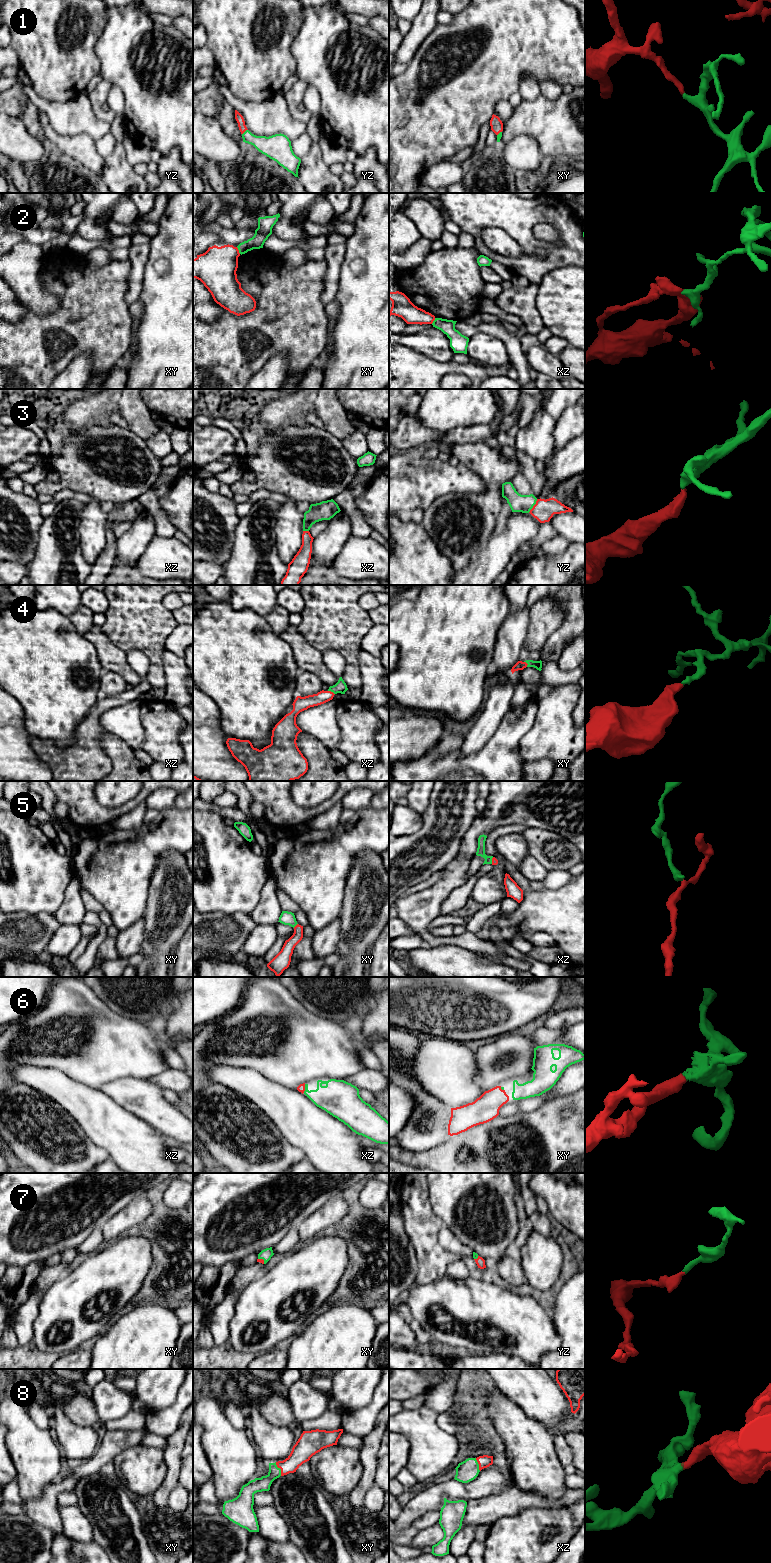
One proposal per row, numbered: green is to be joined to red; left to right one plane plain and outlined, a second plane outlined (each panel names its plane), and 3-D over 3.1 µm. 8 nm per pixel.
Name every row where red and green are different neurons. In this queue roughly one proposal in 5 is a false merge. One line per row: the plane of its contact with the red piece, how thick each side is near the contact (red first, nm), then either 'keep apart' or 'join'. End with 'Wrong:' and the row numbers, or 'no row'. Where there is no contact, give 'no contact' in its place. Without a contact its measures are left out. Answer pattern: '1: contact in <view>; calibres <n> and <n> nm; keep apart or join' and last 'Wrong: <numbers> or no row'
1: contact in yz; calibres 70 and 170 nm; join
2: contact in xy; calibres 320 and 120 nm; keep apart
3: contact in yz; calibres 170 and 140 nm; join
4: contact in xz; calibres 110 and 100 nm; join
5: contact in xy; calibres 100 and 110 nm; join
6: contact in xz; calibres 60 and 240 nm; join
7: contact in xy; calibres 30 and 90 nm; join
8: contact in xy; calibres 170 and 110 nm; join
Wrong: 2

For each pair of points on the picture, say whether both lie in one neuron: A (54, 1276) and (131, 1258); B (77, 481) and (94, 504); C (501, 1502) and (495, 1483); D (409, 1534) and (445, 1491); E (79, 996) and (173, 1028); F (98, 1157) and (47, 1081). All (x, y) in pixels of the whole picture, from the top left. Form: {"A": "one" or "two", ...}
{"A": "two", "B": "two", "C": "two", "D": "two", "E": "two", "F": "two"}

